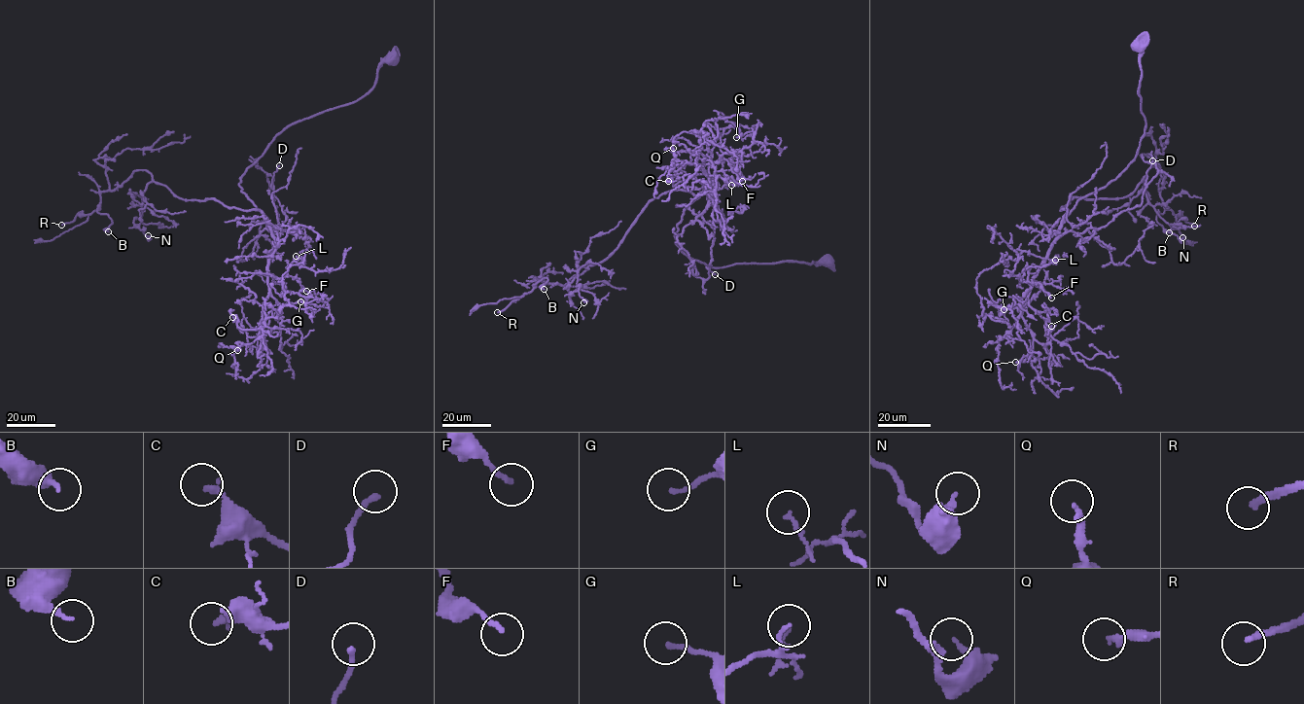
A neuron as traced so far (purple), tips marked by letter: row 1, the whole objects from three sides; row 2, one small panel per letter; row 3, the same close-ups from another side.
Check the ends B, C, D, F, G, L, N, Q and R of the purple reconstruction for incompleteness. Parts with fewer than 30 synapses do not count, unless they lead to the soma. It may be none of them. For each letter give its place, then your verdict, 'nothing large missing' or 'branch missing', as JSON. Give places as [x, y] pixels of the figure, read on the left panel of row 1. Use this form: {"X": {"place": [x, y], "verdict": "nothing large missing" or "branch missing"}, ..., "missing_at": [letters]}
{"B": {"place": [108, 231], "verdict": "nothing large missing"}, "C": {"place": [232, 317], "verdict": "nothing large missing"}, "D": {"place": [279, 165], "verdict": "nothing large missing"}, "F": {"place": [306, 291], "verdict": "nothing large missing"}, "G": {"place": [300, 301], "verdict": "nothing large missing"}, "L": {"place": [296, 256], "verdict": "nothing large missing"}, "N": {"place": [148, 235], "verdict": "nothing large missing"}, "Q": {"place": [237, 350], "verdict": "nothing large missing"}, "R": {"place": [61, 225], "verdict": "branch missing"}, "missing_at": ["R"]}

